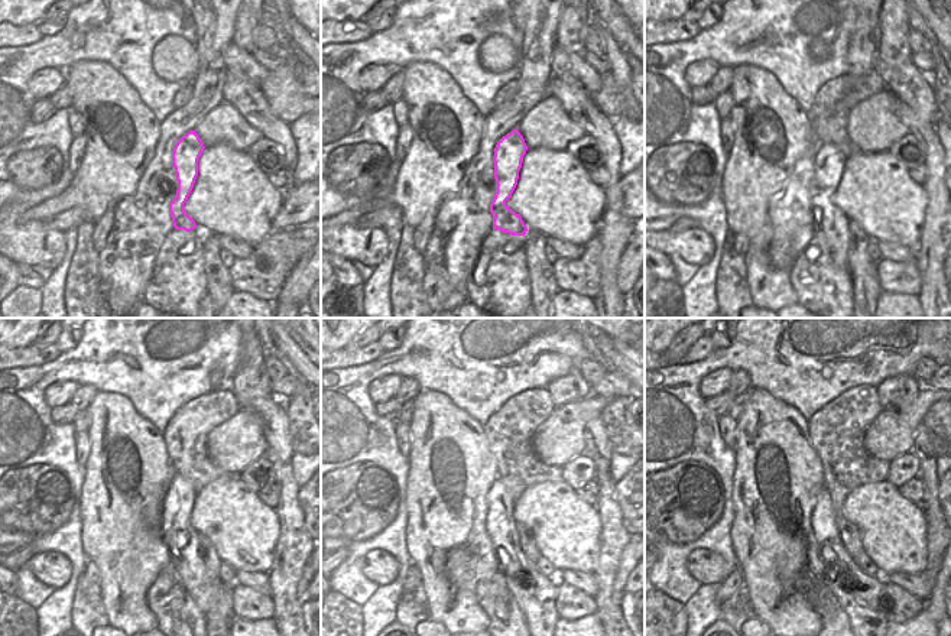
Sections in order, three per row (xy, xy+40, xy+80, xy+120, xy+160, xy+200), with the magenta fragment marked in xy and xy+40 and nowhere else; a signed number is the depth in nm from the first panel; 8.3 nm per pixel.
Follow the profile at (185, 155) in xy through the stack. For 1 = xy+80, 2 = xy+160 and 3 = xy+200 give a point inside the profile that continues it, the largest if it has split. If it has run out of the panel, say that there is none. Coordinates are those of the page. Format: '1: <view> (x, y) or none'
1: xy+80 (828, 164)
2: xy+160 (538, 602)
3: xy+200 (862, 602)

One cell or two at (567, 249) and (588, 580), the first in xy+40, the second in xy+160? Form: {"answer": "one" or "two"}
{"answer": "one"}

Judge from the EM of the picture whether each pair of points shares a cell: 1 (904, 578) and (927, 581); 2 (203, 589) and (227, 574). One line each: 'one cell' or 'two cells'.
1: one cell
2: two cells

